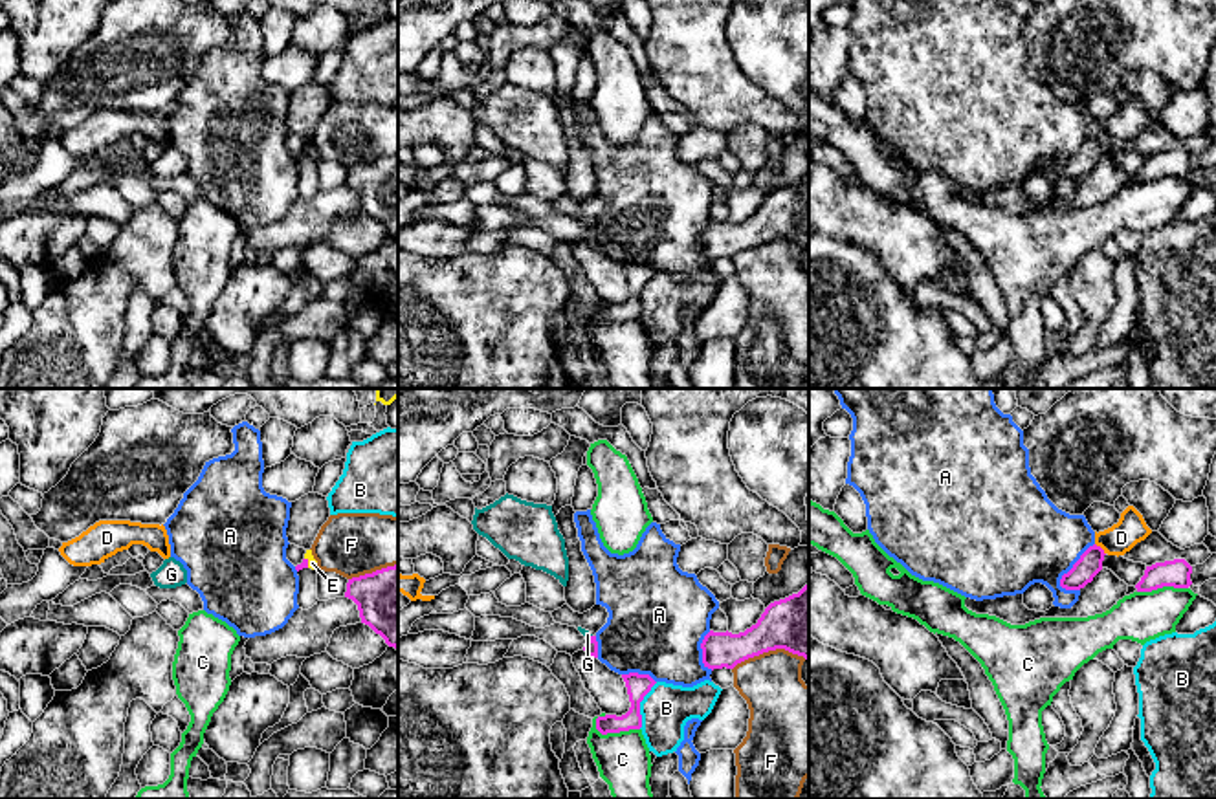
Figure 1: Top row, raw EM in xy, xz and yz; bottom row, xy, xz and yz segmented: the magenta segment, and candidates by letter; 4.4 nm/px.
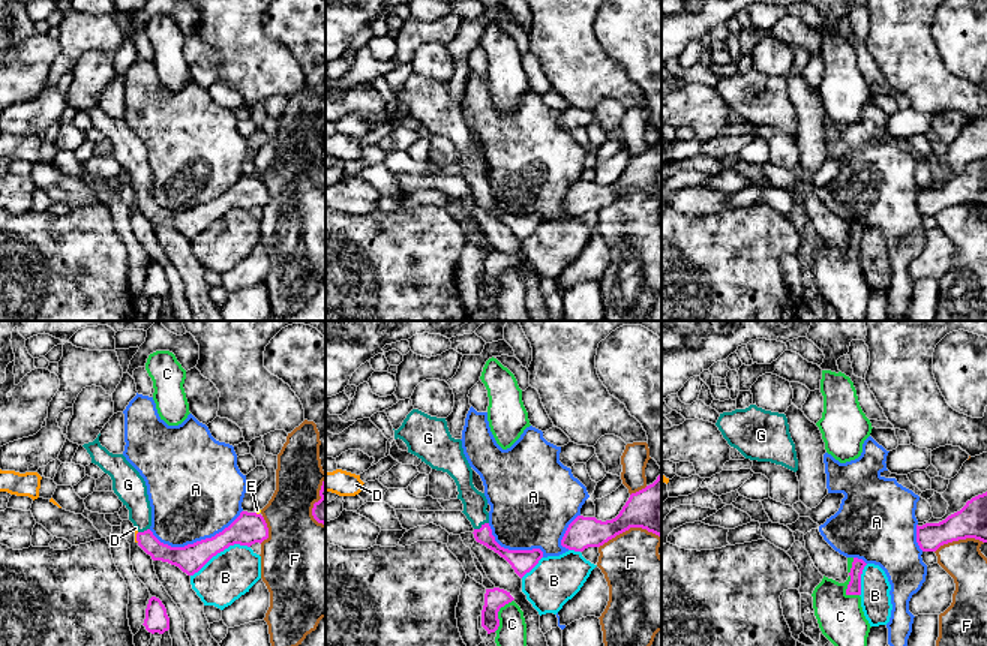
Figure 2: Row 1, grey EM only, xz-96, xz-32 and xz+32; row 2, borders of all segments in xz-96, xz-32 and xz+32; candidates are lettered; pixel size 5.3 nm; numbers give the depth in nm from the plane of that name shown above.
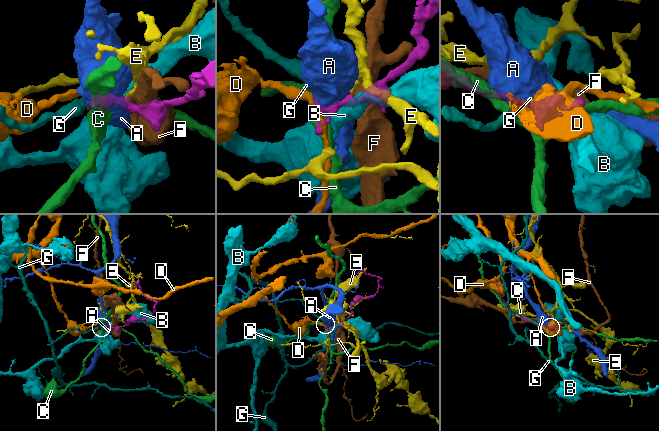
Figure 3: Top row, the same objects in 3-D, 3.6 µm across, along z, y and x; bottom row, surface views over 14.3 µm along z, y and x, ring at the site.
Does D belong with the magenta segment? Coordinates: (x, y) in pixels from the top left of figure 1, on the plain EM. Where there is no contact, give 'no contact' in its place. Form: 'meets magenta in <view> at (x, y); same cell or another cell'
meets magenta in yz at (1101, 138); another cell

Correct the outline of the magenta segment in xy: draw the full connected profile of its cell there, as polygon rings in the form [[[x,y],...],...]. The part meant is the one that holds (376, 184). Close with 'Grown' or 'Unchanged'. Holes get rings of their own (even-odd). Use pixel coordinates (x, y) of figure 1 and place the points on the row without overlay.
[[[398,154],[348,169],[345,187],[358,194],[361,213],[398,240]]]. Unchanged

